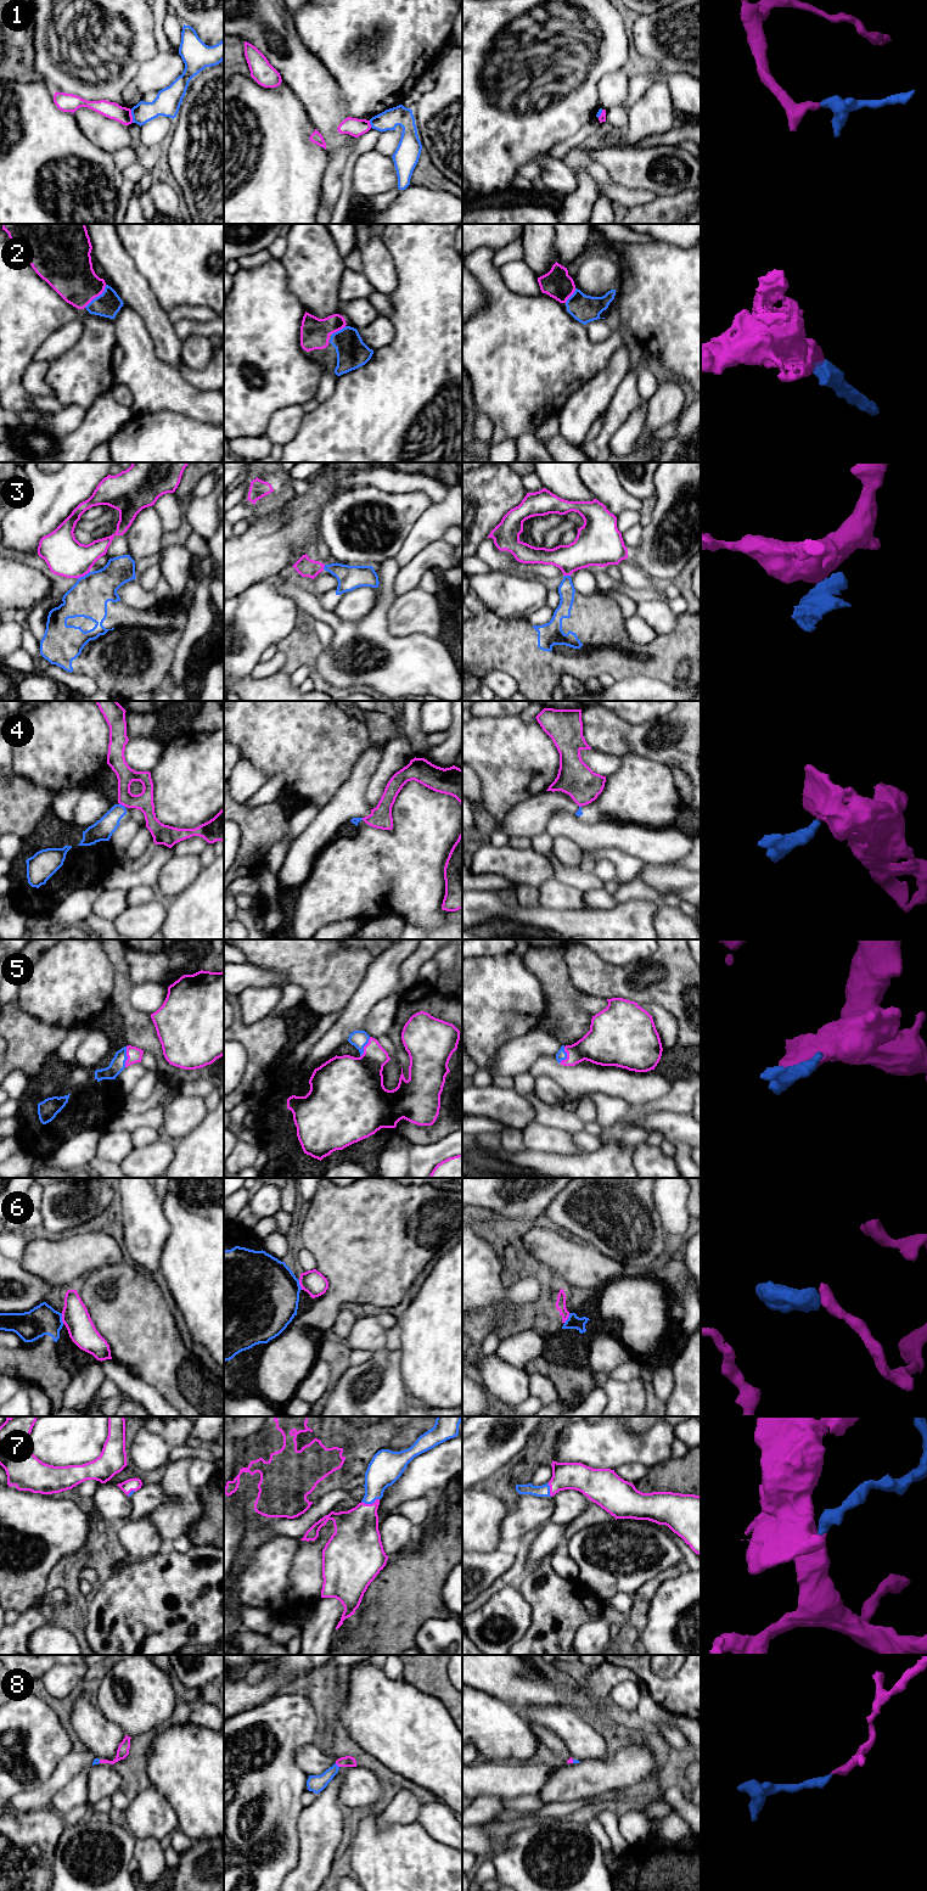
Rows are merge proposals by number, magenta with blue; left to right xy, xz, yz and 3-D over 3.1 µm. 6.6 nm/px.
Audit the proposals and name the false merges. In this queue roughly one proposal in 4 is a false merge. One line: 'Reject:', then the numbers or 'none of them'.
Reject: 1, 3, 4, 6

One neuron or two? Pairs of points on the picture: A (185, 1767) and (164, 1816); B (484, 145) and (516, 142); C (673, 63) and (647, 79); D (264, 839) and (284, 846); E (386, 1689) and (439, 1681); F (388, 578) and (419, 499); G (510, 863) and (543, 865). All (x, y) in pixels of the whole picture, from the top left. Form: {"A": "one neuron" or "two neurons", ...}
{"A": "two neurons", "B": "one neuron", "C": "two neurons", "D": "two neurons", "E": "two neurons", "F": "two neurons", "G": "one neuron"}

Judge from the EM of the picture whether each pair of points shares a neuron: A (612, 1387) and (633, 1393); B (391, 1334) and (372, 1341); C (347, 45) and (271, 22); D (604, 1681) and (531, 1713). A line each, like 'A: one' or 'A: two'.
A: one
B: two
C: two
D: two

